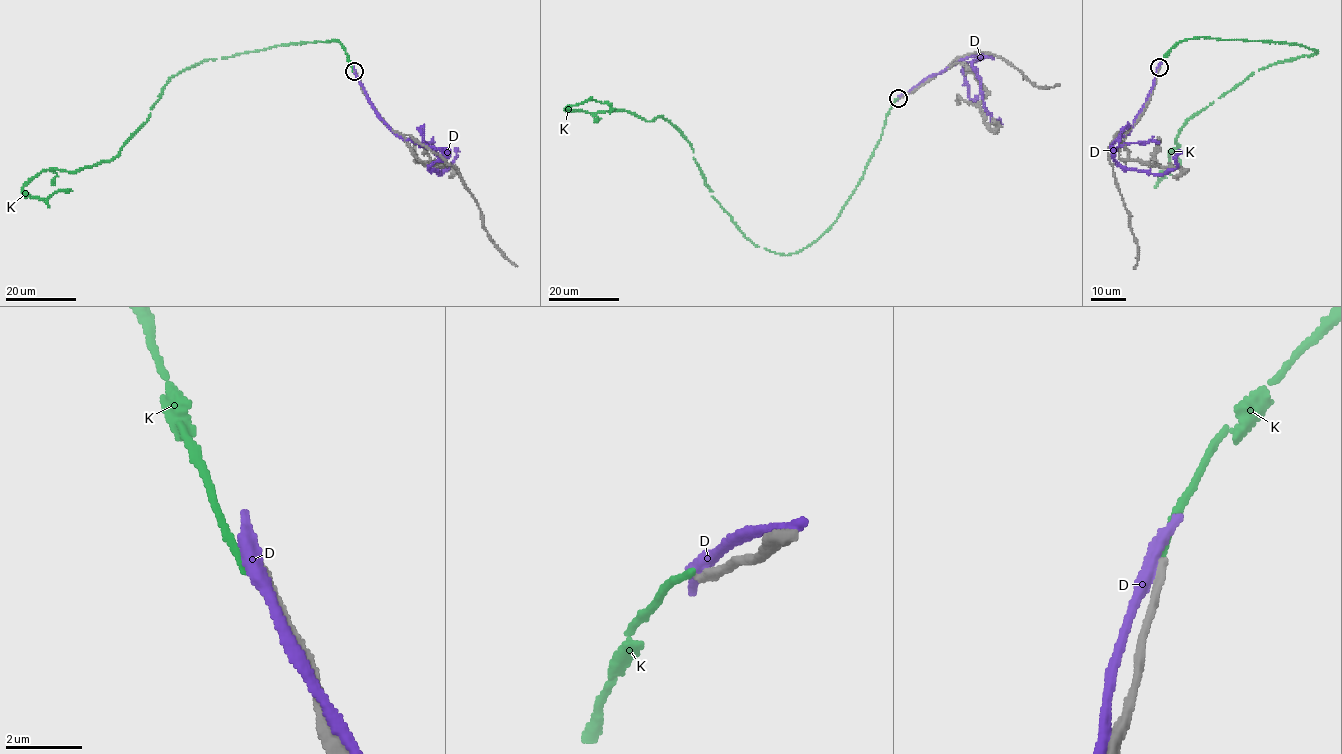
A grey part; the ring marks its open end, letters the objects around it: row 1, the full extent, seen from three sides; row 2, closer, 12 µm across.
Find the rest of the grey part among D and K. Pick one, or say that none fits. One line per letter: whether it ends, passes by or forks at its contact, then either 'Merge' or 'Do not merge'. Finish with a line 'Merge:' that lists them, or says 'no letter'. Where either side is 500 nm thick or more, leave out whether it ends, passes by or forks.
D: It passes by. Do not merge
K: It ends there. Do not merge
Merge: no letter

